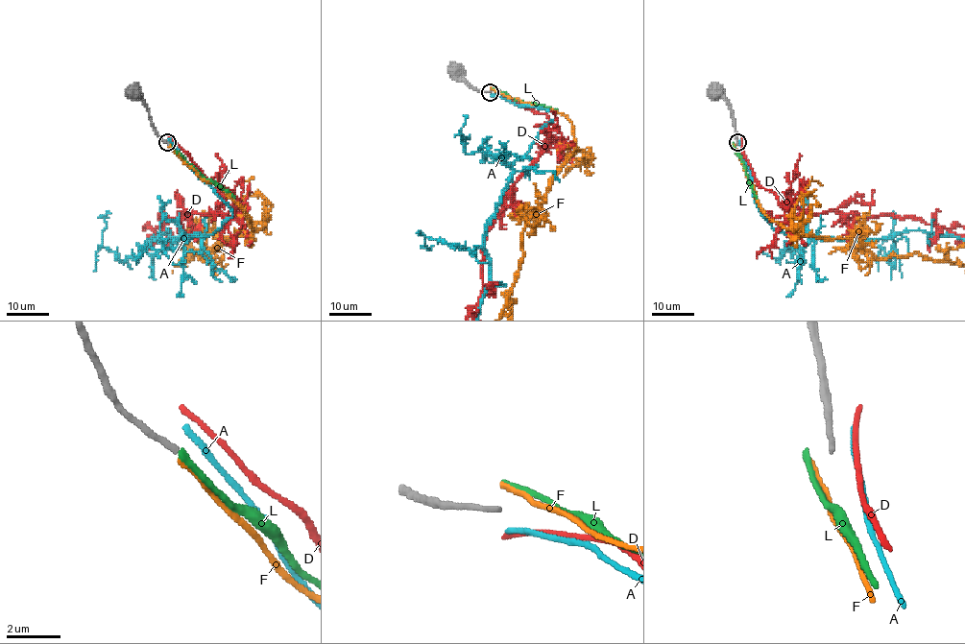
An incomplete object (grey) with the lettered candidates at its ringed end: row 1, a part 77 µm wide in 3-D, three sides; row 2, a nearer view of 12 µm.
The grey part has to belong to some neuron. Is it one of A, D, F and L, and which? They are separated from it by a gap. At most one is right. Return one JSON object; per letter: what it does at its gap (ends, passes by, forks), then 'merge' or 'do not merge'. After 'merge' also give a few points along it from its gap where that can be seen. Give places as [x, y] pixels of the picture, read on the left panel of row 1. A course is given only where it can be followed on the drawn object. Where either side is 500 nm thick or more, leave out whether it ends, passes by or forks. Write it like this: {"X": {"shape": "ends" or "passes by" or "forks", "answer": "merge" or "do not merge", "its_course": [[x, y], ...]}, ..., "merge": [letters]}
{"A": {"shape": "ends", "answer": "do not merge"}, "D": {"shape": "ends", "answer": "do not merge"}, "F": {"shape": "ends", "answer": "do not merge"}, "L": {"shape": "ends", "answer": "do not merge"}, "merge": []}

